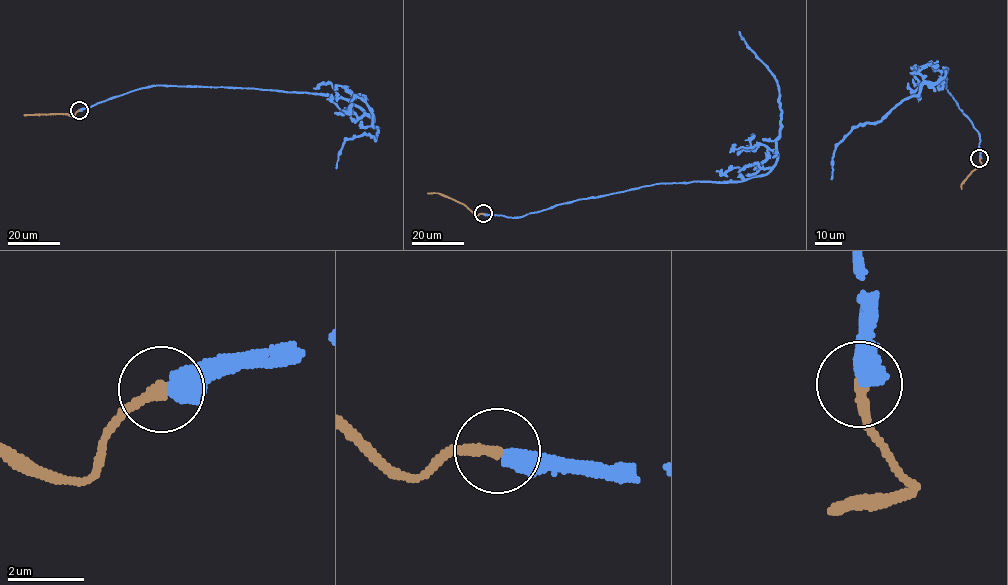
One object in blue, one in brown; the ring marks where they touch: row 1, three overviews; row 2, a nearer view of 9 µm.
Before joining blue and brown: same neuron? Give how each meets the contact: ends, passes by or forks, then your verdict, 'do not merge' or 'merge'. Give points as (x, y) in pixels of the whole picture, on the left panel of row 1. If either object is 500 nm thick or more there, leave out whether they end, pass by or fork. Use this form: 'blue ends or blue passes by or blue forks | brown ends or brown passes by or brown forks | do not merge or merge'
merge

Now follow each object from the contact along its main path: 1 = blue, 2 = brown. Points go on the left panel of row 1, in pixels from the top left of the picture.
1: (79, 110), (154, 85), (324, 93), (374, 116), (378, 133), (375, 140), (365, 133), (345, 141), (336, 168)
2: (79, 110), (74, 116), (24, 115)

